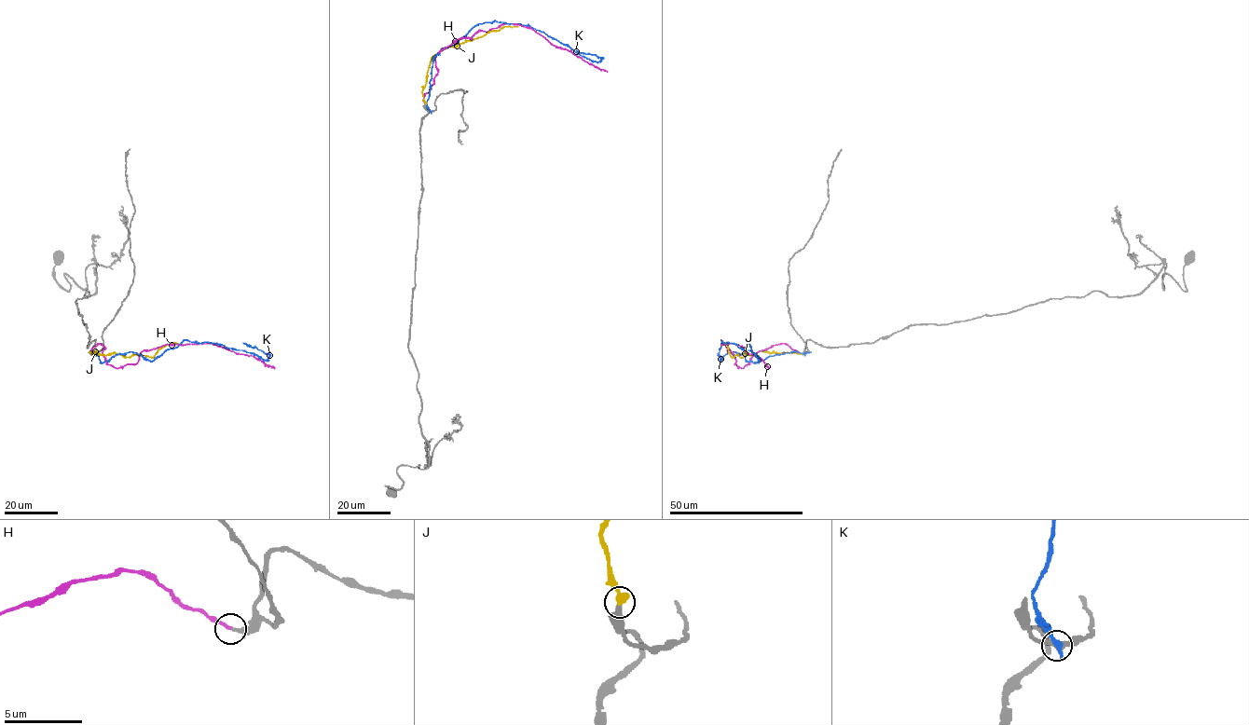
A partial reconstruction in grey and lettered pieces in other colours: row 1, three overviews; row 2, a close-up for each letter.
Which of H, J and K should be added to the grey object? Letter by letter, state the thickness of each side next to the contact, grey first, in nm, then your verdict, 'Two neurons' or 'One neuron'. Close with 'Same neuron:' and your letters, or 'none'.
H: Thickness 320 nm (grey) against 240 nm. One neuron
J: Thickness 320 nm (grey) against 360 nm. Two neurons
K: Thickness 280 nm (grey) against 360 nm. Two neurons
Same neuron: H

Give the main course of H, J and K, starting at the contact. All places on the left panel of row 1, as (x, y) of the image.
H: (91, 353), (101, 344), (108, 364), (122, 368), (135, 363), (144, 350), (212, 343), (274, 368)
J: (92, 353), (153, 357), (167, 344), (185, 344)
K: (98, 352), (101, 362), (130, 351), (154, 361), (187, 340), (269, 356), (242, 343)

